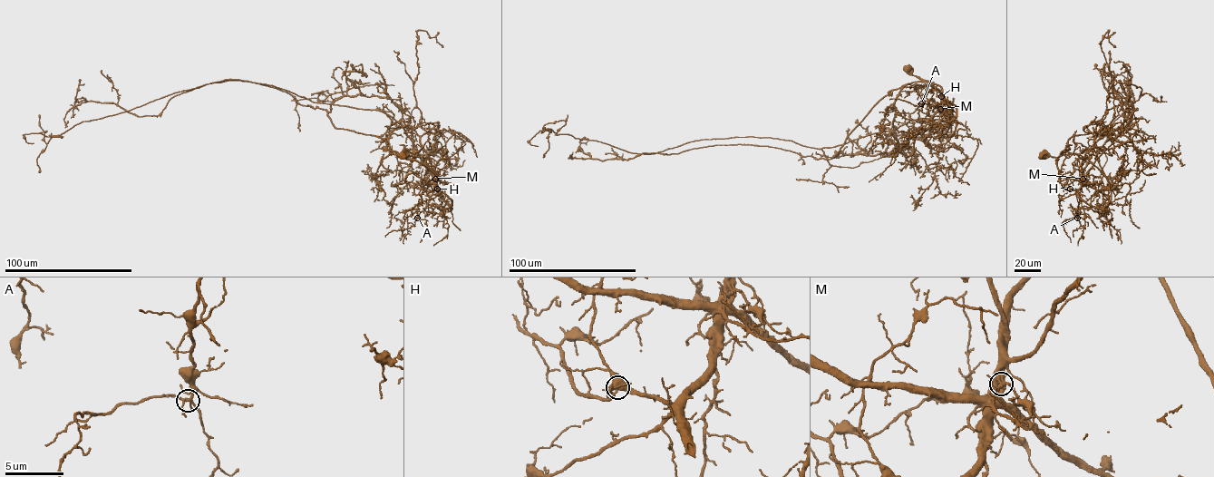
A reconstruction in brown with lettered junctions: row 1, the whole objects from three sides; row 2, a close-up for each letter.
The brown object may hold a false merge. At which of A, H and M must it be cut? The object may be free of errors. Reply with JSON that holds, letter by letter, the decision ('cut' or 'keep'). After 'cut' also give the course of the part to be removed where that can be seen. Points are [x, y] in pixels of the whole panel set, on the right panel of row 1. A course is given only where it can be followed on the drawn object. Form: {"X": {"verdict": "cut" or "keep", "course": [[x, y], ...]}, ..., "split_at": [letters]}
{"A": {"verdict": "keep"}, "H": {"verdict": "keep"}, "M": {"verdict": "cut", "course": [[1082, 179], [1078, 196], [1102, 209], [1093, 132], [1122, 102], [1111, 79], [1128, 107], [1094, 137], [1121, 143]]}, "split_at": ["M"]}

